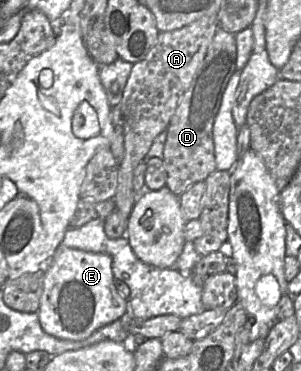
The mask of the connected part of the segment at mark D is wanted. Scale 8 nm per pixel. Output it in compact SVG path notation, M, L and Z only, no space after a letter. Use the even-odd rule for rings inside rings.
M219 27L202 66L184 93L166 131L163 162L167 171L166 187L181 196L193 184L205 181L216 170L213 126L231 76L237 71L236 33Z

